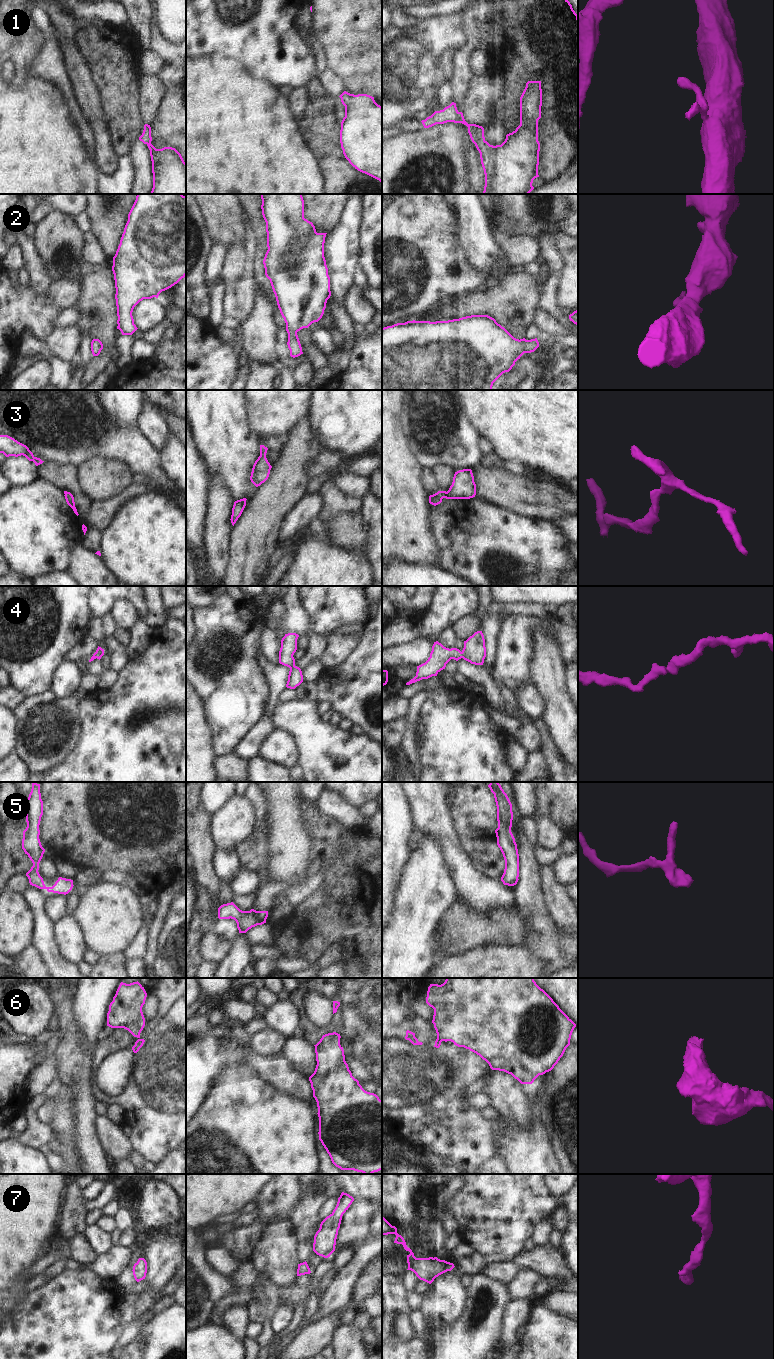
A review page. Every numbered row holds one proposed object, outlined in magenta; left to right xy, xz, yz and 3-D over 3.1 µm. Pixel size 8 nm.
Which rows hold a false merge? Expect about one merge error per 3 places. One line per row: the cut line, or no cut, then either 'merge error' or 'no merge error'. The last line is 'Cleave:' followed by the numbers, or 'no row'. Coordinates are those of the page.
1: no cut | no merge error
2: no cut | no merge error
3: no cut | no merge error
4: no cut | no merge error
5: no cut | no merge error
6: yz (437, 1037), (441, 1041) | merge error
7: no cut | no merge error
Cleave: 6

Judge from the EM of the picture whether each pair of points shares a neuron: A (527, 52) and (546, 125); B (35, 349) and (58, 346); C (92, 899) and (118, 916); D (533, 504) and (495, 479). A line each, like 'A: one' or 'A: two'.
A: one
B: two
C: one
D: one

